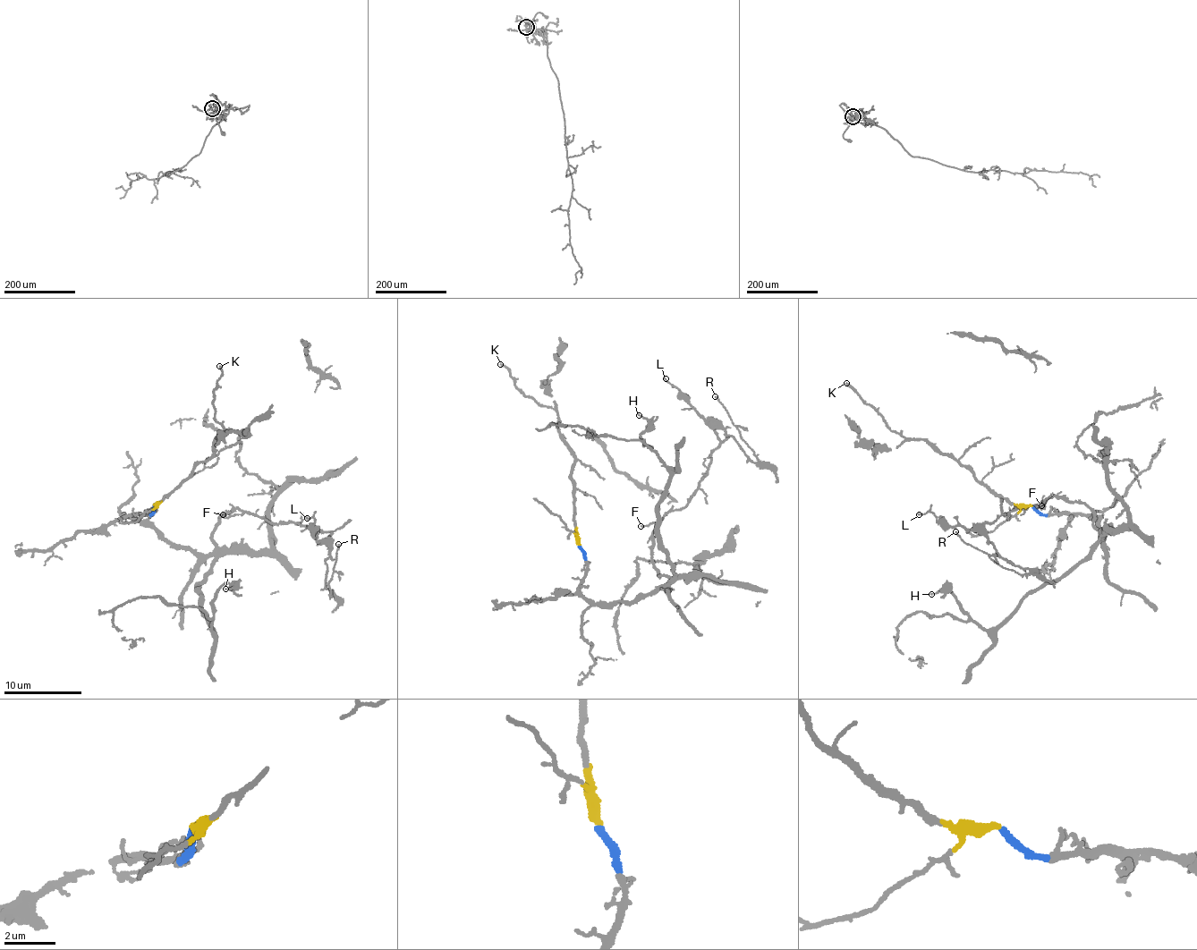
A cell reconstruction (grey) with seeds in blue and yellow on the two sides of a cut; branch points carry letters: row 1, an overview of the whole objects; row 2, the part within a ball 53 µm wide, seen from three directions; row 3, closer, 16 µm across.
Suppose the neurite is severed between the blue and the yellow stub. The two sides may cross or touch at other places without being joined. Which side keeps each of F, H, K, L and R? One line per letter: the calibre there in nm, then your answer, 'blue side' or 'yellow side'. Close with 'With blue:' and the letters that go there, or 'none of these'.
F: 120 nm thick; blue side
H: 110 nm thick; blue side
K: 160 nm thick; yellow side
L: 130 nm thick; blue side
R: 120 nm thick; blue side
With blue: F, H, L, R

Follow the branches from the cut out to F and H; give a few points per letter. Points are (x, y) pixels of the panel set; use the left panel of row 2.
F: (155, 505), (152, 514), (132, 514), (198, 555), (214, 551), (220, 518), (242, 513), (223, 514)
H: (155, 505), (152, 514), (132, 514), (215, 558), (199, 588), (214, 630), (218, 589), (233, 585), (225, 589)

